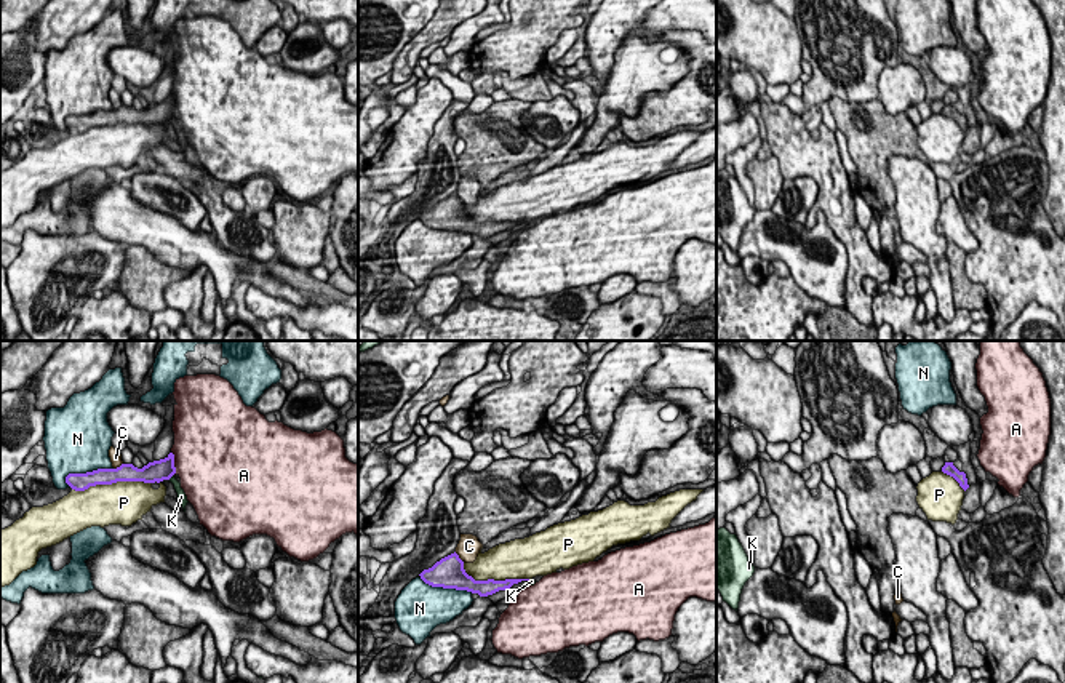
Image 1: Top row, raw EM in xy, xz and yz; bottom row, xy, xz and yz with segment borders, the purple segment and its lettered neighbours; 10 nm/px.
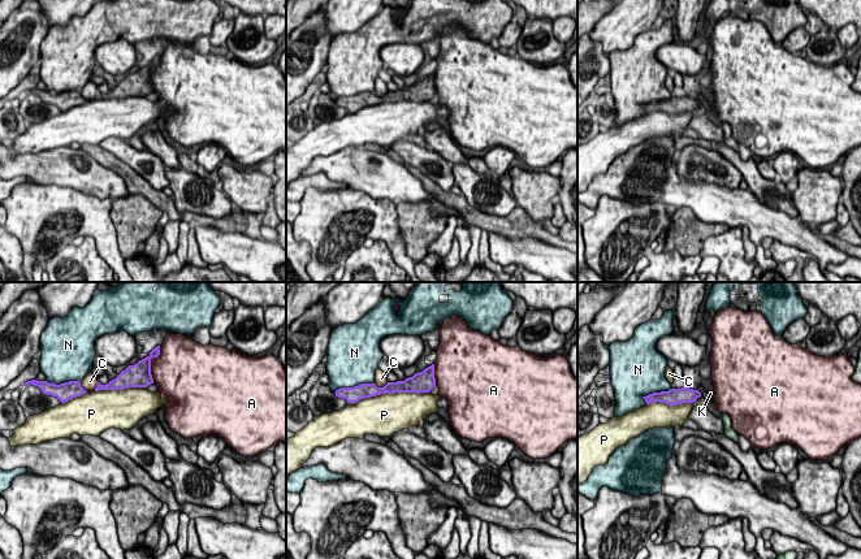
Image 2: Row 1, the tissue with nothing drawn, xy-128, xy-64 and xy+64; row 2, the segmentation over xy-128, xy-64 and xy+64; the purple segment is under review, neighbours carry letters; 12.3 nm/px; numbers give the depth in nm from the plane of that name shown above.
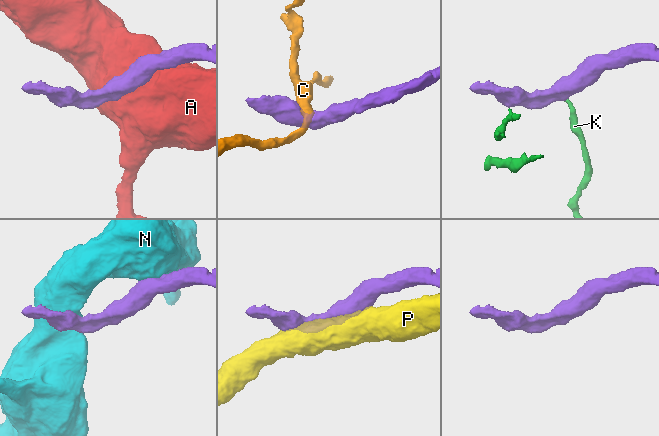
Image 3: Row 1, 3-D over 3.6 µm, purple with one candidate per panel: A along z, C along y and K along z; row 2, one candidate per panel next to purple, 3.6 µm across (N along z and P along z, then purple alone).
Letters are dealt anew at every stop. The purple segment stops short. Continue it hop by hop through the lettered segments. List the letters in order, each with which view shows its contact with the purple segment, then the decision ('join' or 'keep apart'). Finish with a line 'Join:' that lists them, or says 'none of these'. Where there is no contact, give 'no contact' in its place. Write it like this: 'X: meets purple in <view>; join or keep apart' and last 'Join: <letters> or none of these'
A: meets purple in xy; keep apart
C: meets purple in xz; keep apart
K: meets purple in xy; keep apart
N: meets purple in xy; keep apart
P: meets purple in xy; keep apart
Join: none of these

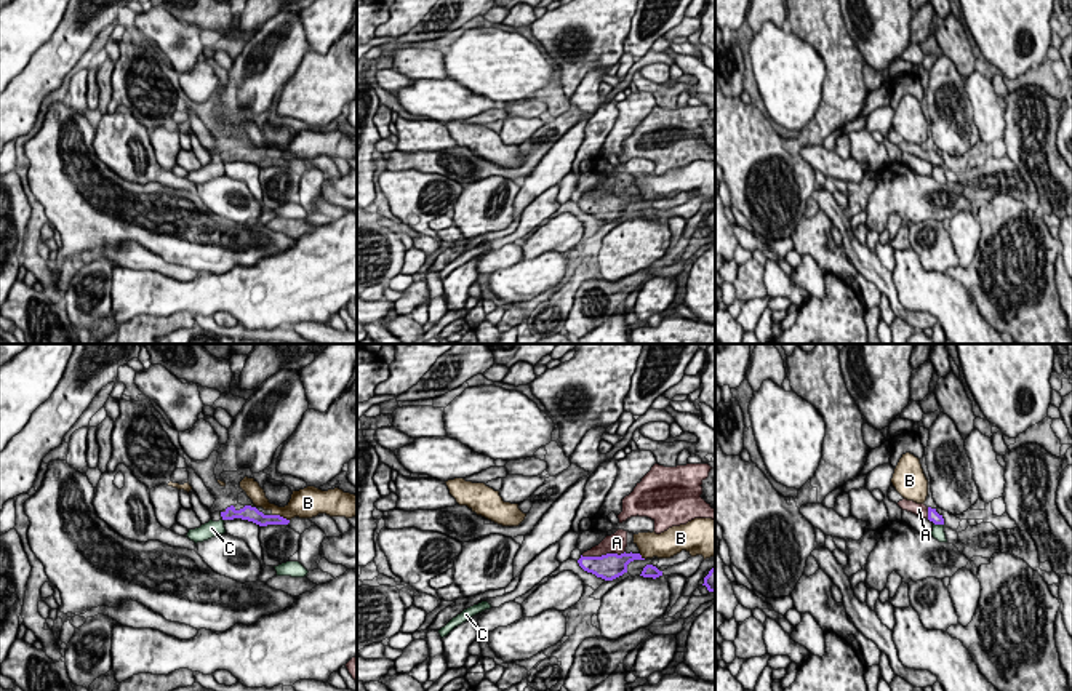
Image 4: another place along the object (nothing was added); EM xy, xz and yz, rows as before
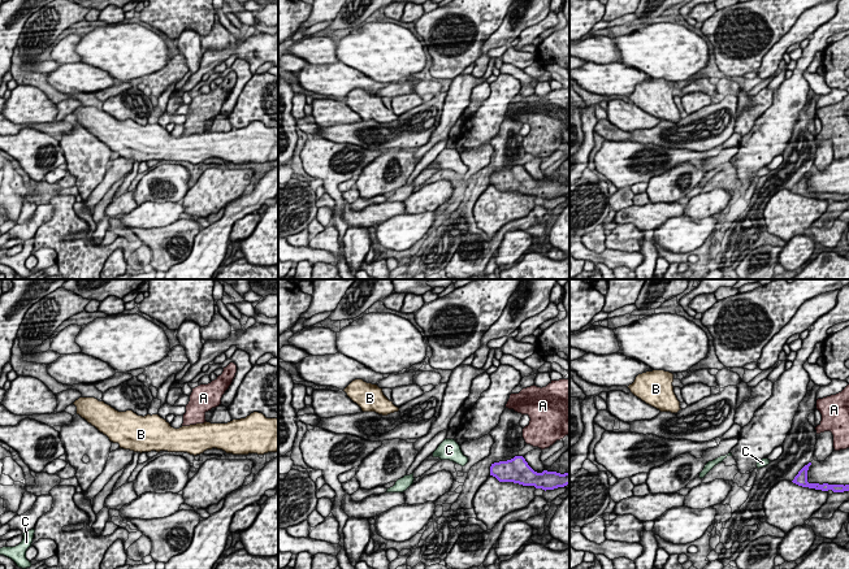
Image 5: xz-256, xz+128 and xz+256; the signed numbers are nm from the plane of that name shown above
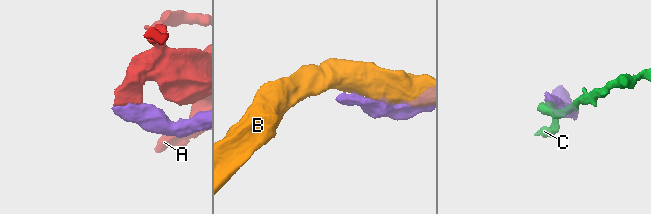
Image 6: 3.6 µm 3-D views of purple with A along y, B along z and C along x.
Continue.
A: meets purple in xz; join
B: meets purple in xy; keep apart
C: meets purple in yz; keep apart
Join: A

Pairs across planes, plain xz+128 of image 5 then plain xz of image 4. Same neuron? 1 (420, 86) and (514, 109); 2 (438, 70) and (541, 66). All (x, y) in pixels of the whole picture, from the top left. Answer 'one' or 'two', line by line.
1: one
2: two

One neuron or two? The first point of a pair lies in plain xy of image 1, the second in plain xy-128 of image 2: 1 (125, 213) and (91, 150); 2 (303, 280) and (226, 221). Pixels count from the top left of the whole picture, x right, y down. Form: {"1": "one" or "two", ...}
{"1": "two", "2": "one"}

